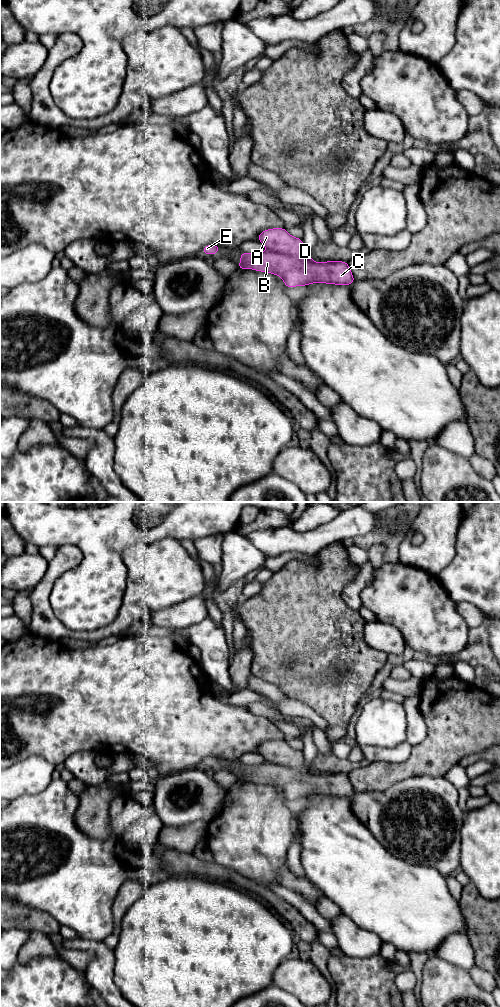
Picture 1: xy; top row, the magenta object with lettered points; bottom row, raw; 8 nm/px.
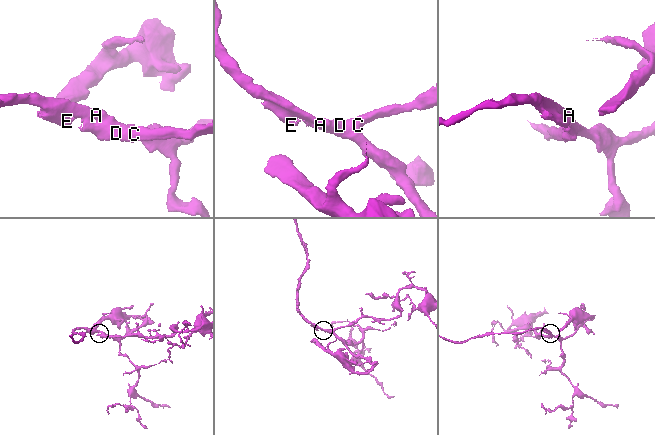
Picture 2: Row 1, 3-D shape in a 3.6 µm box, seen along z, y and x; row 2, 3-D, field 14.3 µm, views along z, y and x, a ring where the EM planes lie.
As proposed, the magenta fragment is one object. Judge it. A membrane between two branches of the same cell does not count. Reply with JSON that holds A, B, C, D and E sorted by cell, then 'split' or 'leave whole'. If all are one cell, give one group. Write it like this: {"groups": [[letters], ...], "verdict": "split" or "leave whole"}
{"groups": [["A", "B", "C", "D", "E"]], "verdict": "leave whole"}

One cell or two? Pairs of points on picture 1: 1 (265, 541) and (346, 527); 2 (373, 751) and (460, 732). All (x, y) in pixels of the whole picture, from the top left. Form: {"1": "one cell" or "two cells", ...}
{"1": "one cell", "2": "two cells"}

